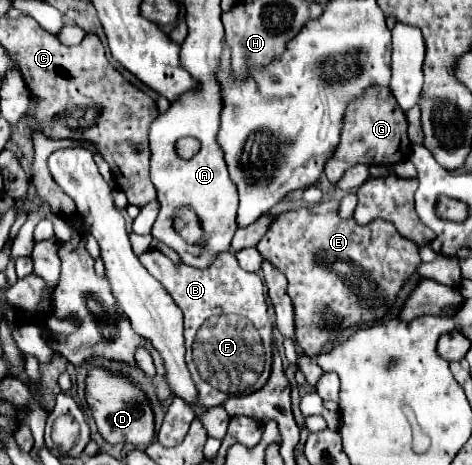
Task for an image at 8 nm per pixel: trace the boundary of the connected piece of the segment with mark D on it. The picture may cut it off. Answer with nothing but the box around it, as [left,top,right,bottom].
[85,367,155,447]

